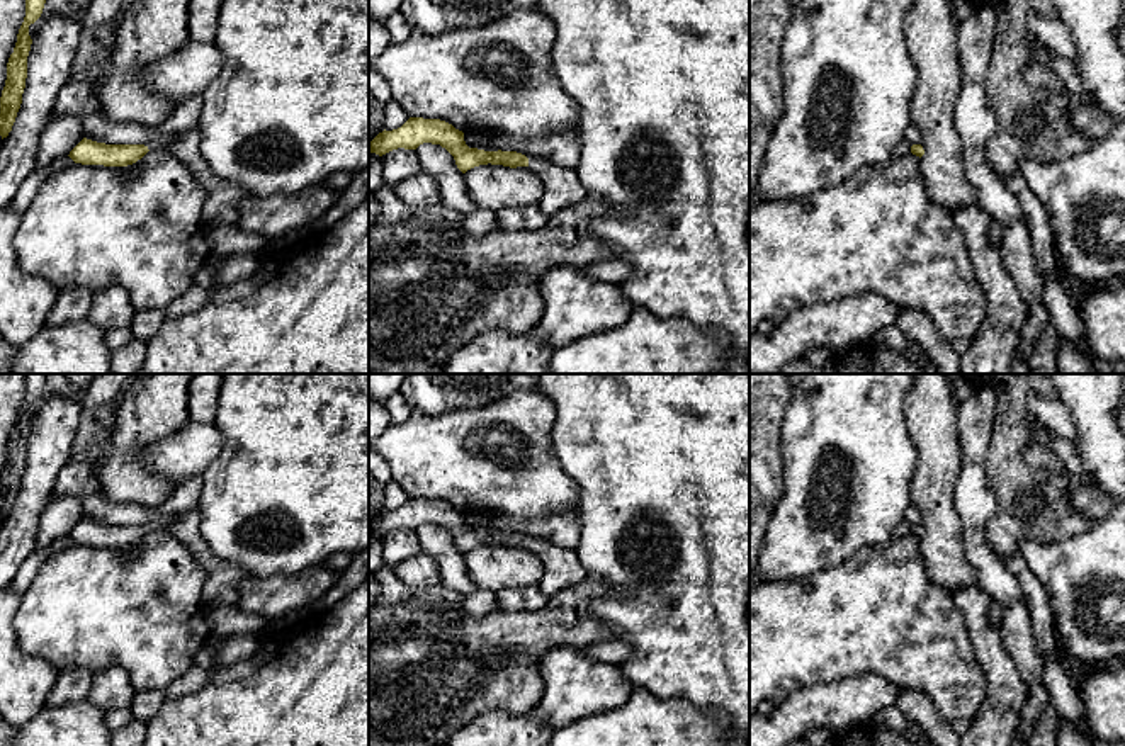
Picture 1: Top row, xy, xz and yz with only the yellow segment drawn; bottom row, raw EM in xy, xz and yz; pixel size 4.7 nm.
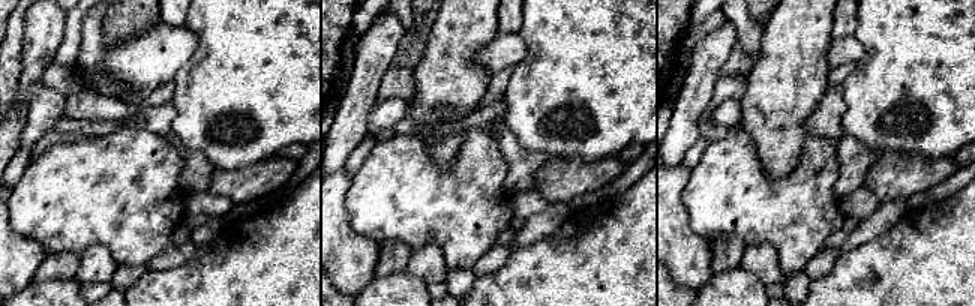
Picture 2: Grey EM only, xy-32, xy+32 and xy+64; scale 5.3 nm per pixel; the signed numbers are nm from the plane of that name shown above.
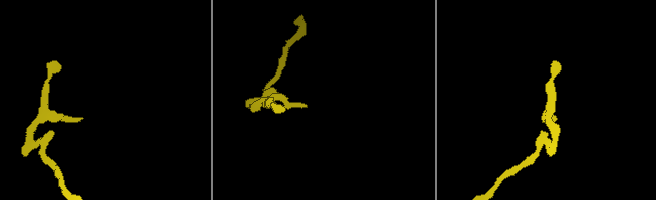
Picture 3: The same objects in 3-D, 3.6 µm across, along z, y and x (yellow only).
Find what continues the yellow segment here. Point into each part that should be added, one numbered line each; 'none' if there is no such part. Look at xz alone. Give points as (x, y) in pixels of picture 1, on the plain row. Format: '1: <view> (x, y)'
1: xz (563, 568)

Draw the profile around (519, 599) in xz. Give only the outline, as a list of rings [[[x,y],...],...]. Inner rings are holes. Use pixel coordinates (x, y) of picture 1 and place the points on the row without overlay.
[[[537,585],[517,586],[498,591],[496,603],[501,612],[539,610],[547,603],[547,596]]]

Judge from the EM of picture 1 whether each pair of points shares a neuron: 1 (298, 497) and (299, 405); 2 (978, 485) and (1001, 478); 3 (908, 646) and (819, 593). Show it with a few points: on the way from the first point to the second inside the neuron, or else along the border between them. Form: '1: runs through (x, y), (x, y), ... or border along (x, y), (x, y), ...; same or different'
1: runs through (299, 474), (303, 427); same
2: border along (989, 440), (989, 522); different
3: runs through (886, 624), (877, 616), (842, 616); same

